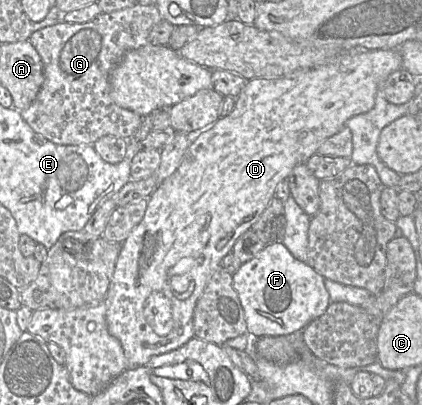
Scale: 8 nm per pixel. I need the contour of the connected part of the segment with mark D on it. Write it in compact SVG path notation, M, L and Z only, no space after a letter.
M378 49L359 51L355 55L340 58L339 61L310 70L299 70L283 77L272 79L257 78L246 82L243 90L236 98L233 111L223 118L220 117L209 130L201 133L189 145L177 170L160 183L148 198L147 209L142 221L121 244L121 251L116 261L104 303L106 305L108 332L121 343L125 357L129 363L129 368L144 366L153 356L178 349L194 337L193 314L197 300L203 293L211 275L218 267L221 267L222 259L228 253L232 252L233 246L238 238L253 226L275 197L275 190L278 183L287 179L296 166L306 164L312 155L317 154L320 145L327 138L338 133L345 126L348 119L370 111L375 105L377 91L383 88L384 81L390 74L401 68L402 56L398 49Z

